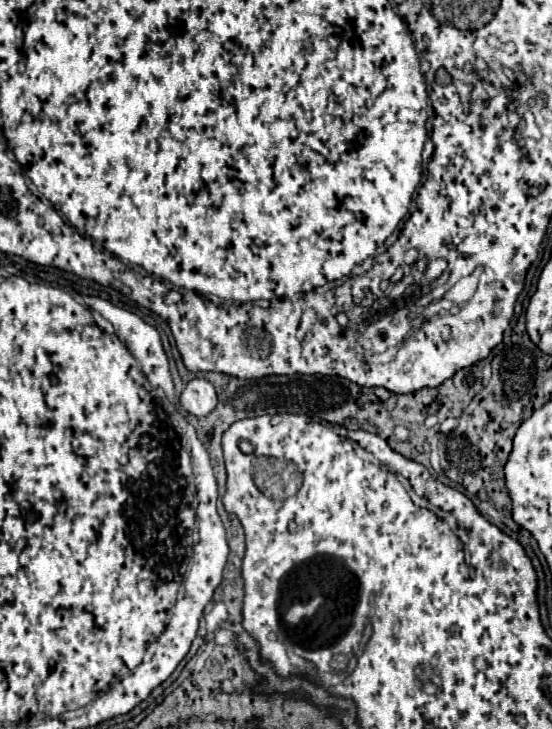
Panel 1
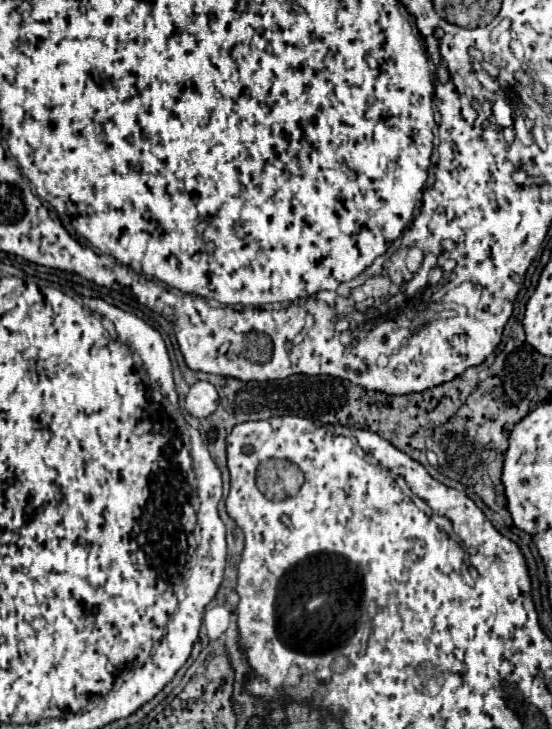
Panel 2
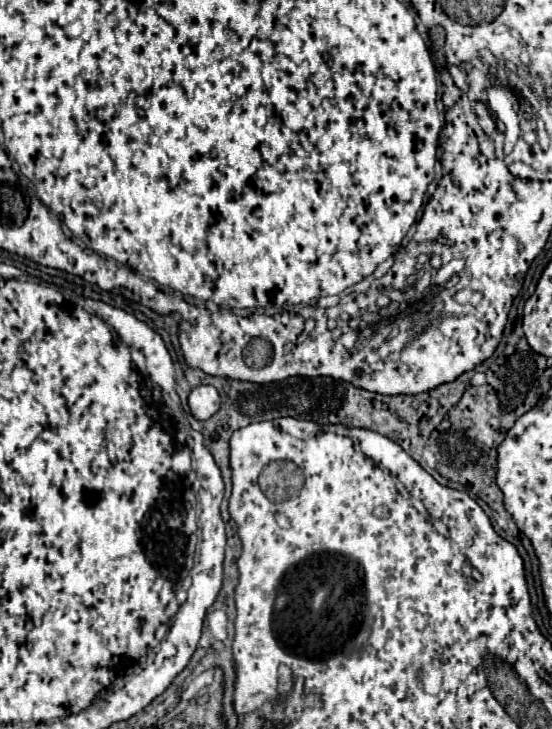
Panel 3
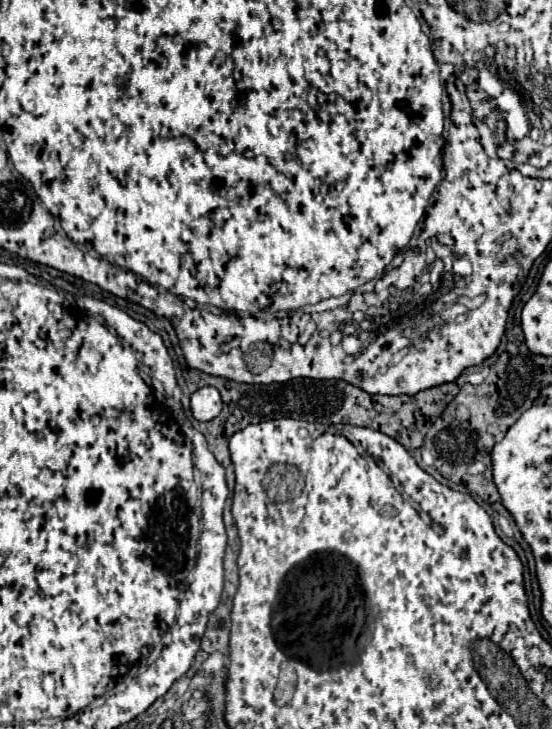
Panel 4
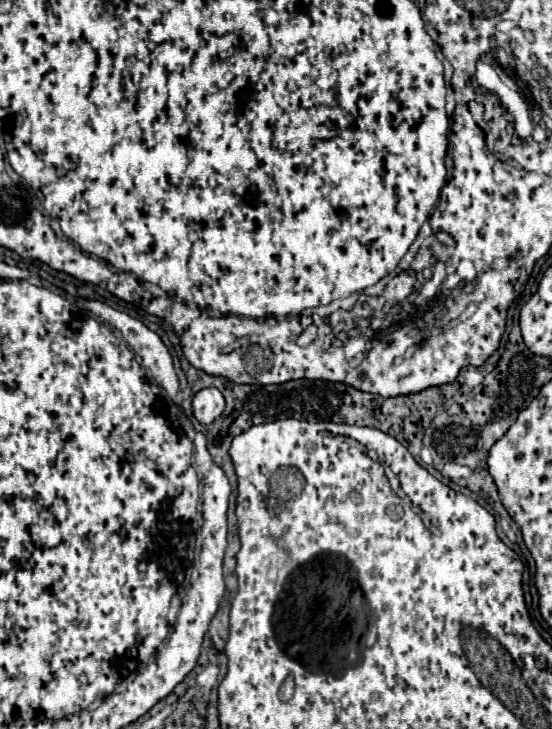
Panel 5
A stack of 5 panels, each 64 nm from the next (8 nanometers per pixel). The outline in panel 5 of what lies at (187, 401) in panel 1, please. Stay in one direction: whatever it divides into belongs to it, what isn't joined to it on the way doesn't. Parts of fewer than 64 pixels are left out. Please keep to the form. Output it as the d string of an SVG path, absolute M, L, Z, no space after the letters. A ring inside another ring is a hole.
M204 388L194 396L192 406L194 406L194 416L198 422L212 424L216 418L222 416L226 402L218 388Z

